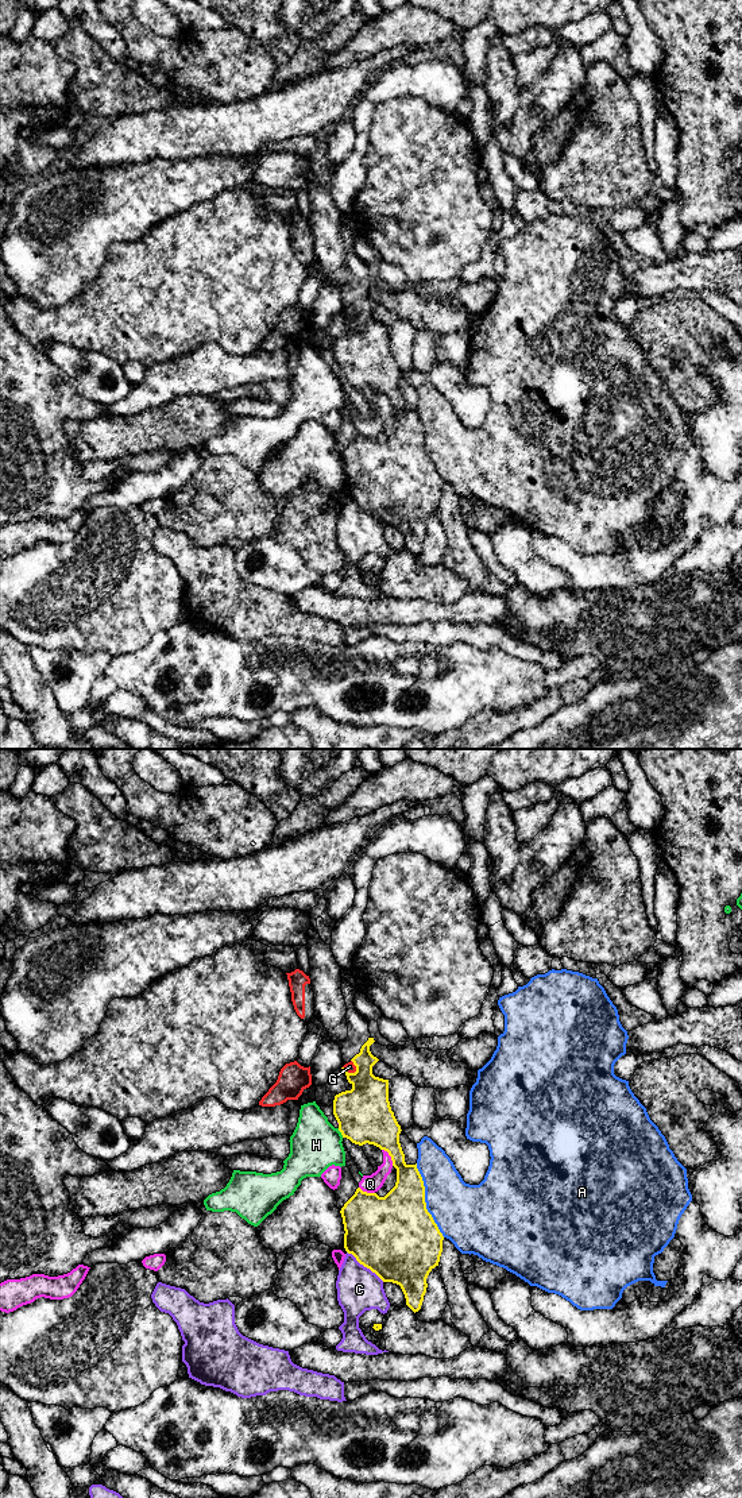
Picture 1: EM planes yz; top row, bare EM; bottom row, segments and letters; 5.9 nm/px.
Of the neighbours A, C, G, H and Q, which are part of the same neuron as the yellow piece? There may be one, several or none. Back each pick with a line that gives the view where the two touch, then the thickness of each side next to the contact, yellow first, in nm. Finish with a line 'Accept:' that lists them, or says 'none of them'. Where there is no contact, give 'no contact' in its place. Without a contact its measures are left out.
Accept: none of them

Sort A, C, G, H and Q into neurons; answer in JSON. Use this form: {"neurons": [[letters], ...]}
{"neurons": [["A"], ["C"], ["G"], ["H"], ["Q"]]}

